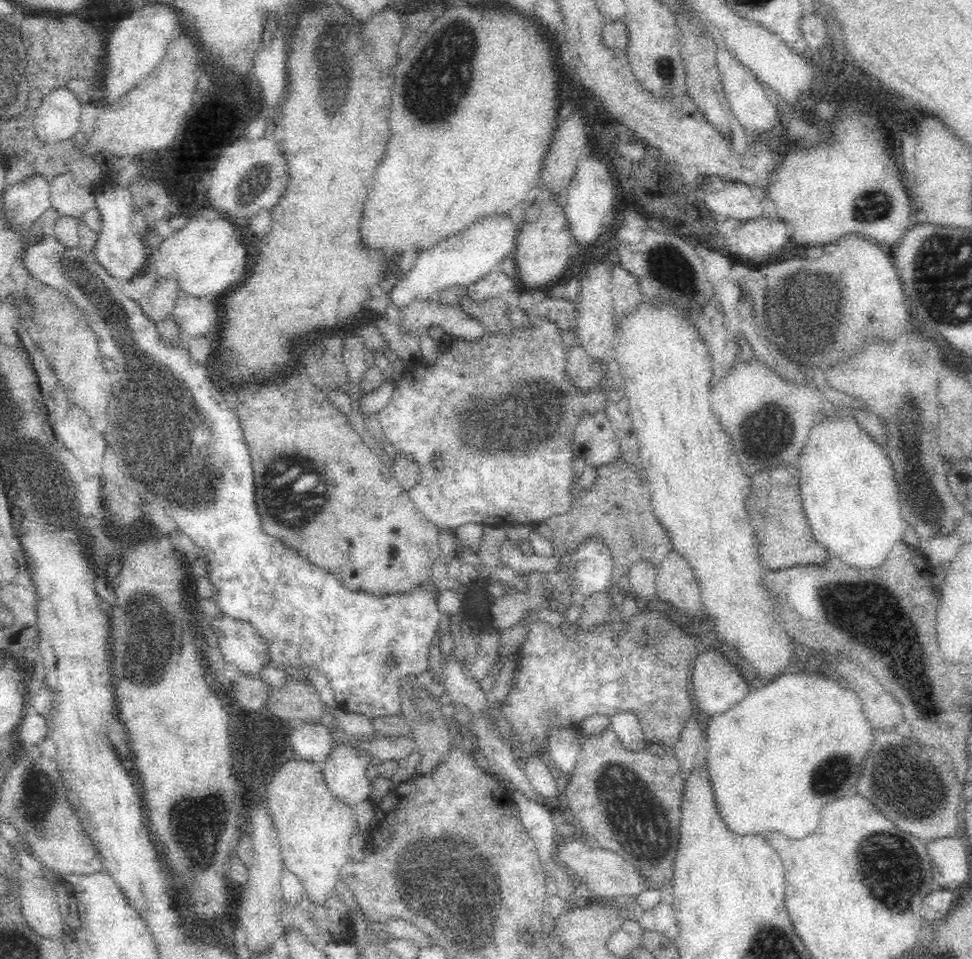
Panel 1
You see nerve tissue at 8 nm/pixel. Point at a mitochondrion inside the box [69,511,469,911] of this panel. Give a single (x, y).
(145, 638)

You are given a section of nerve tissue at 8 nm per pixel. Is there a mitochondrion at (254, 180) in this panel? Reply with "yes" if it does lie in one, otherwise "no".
yes

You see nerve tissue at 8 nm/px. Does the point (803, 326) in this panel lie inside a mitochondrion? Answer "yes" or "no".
yes

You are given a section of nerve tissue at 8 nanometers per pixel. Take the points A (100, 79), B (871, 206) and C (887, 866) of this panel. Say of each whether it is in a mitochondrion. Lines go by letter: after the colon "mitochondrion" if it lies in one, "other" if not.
A: other
B: mitochondrion
C: mitochondrion

